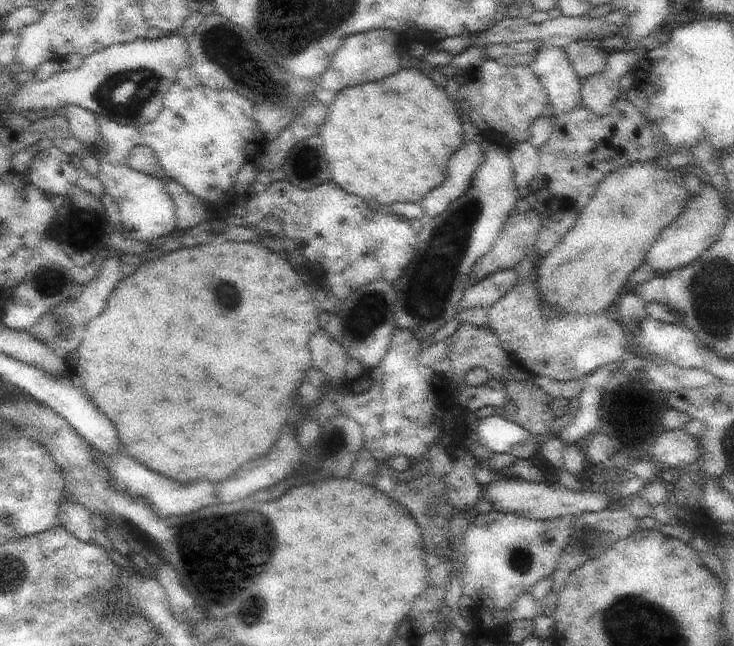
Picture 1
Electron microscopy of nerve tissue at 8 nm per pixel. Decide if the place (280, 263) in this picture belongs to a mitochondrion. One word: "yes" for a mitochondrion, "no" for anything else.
no

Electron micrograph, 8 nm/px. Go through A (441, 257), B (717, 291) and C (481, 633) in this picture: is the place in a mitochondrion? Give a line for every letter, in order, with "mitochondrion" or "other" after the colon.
A: mitochondrion
B: mitochondrion
C: other

